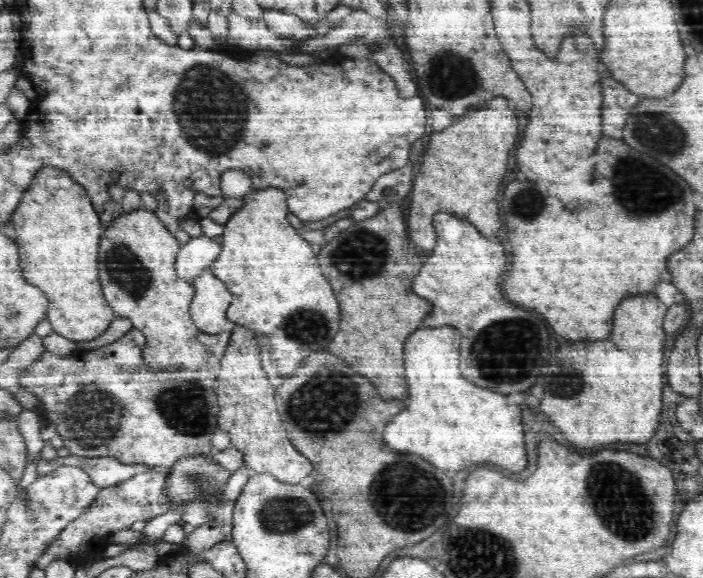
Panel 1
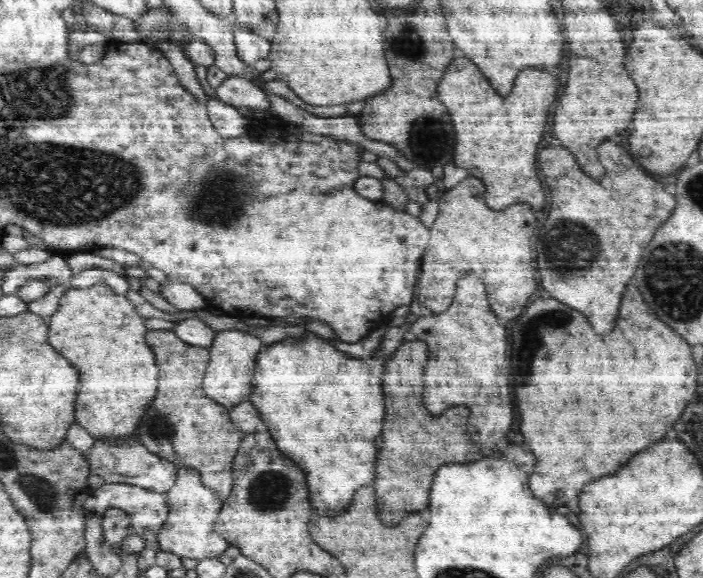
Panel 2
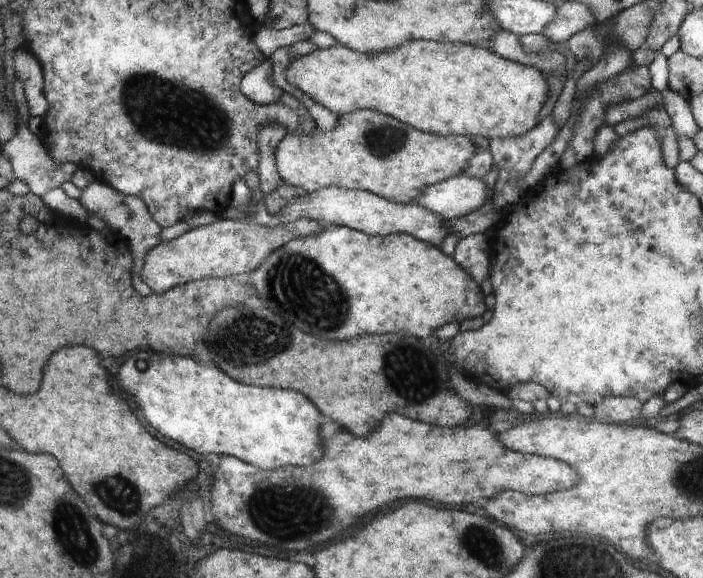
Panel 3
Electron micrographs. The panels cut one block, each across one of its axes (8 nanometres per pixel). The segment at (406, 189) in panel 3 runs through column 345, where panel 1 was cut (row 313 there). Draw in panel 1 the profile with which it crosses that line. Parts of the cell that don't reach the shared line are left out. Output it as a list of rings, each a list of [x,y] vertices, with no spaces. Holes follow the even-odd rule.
[[[145,208],[122,211],[122,214],[103,230],[102,238],[100,238],[98,266],[100,266],[100,280],[102,280],[105,299],[112,307],[115,316],[134,320],[133,327],[144,333],[146,342],[142,348],[142,358],[154,370],[170,369],[170,367],[194,370],[207,366],[207,348],[198,340],[199,329],[189,315],[189,306],[195,295],[194,286],[179,279],[175,269],[176,258],[181,246],[174,235],[166,229],[160,218]]]

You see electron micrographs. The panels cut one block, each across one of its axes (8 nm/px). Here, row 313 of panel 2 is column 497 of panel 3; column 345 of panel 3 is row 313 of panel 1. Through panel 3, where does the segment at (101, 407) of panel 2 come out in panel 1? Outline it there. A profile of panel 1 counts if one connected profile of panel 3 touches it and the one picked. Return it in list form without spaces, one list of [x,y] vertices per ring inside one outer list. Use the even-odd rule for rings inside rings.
[[[53,166],[38,169],[22,202],[14,209],[11,222],[16,230],[15,243],[20,250],[20,266],[26,282],[38,286],[47,300],[47,320],[54,332],[74,342],[92,340],[108,330],[116,318],[109,302],[102,296],[103,290],[98,282],[98,242],[103,228],[93,200],[81,183],[65,170]]]

